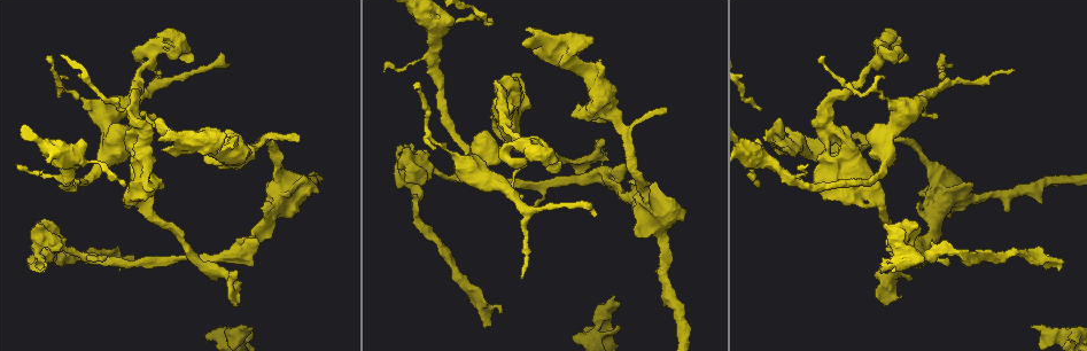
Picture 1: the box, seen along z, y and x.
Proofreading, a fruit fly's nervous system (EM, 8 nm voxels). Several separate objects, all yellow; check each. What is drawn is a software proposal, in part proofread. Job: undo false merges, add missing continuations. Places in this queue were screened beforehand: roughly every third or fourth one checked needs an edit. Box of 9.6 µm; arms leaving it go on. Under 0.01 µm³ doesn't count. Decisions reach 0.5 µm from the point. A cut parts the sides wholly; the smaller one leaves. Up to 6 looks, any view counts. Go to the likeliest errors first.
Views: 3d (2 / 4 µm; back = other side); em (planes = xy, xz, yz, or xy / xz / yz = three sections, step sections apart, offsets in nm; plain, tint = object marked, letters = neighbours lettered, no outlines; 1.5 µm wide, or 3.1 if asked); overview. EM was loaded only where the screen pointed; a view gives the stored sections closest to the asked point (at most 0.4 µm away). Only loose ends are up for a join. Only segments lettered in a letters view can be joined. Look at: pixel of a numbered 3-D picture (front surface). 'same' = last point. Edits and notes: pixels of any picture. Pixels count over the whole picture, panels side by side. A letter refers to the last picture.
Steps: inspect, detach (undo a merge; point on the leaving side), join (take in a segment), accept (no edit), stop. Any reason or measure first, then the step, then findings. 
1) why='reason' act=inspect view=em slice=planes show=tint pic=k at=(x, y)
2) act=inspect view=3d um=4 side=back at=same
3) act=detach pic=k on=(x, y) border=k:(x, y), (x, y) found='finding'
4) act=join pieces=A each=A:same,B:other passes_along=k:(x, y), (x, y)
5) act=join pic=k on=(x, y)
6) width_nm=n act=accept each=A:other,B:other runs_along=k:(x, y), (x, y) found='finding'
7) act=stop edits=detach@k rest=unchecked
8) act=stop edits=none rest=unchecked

act=inspect view=3d um=2 pic=1 at=(180, 44)

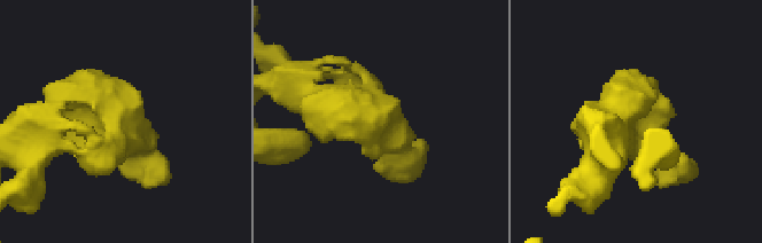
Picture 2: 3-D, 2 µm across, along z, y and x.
why='need the tissue' act=inspect view=em slice=planes show=tint pic=2 at=(124, 119)

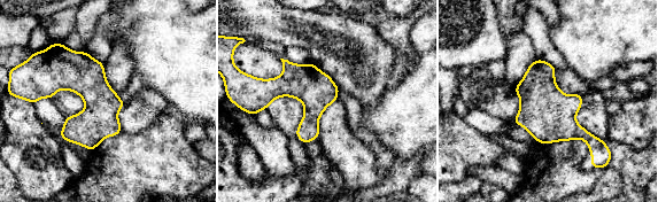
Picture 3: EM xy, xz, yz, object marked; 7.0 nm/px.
act=inspect view=em slice=planes show=letters at=same

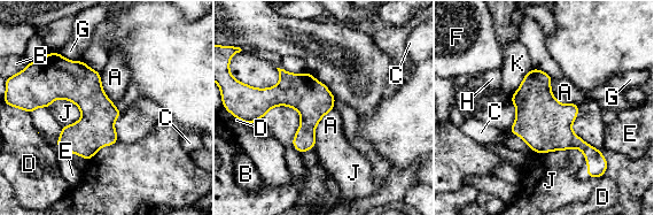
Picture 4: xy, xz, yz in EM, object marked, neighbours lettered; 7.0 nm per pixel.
longest_contact=J:420nm act=accept each=A:other,B:other,C:other,D:other,E:other,F:other,G:other,H:other,J:other,K:other found='continuous, no second neuron'

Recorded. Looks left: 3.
why='thin end' act=inspect view=em slice=planes show=tint pic=1 at=(168, 266)

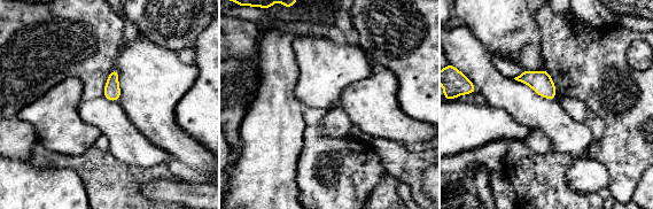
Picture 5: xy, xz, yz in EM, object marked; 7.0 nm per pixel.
why='what lies round it' act=inspect view=em slice=planes show=letters at=same

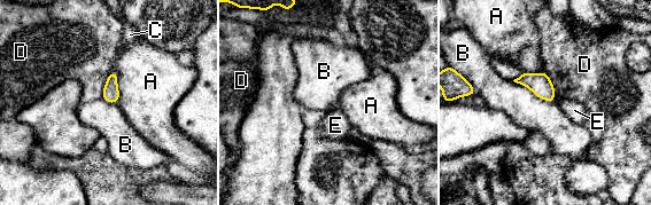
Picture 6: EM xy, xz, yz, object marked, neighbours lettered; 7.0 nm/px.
longest_contact=B:320nm act=accept each=A:other,B:other,C:other,D:other,E:other border=6:(513, 80), (553, 102) found='none of them fits'

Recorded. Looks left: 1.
why='a fork' act=inspect view=em slice=planes show=letters pic=1 at=(458, 180)

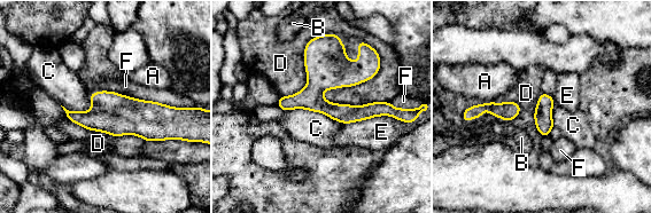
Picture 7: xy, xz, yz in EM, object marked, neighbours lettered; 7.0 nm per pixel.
width_nm=130 act=accept each=A:other,B:other,C:other,D:other,E:other,F:other found='one neuron here'

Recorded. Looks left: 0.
act=stop edits=none rest=unchecked

